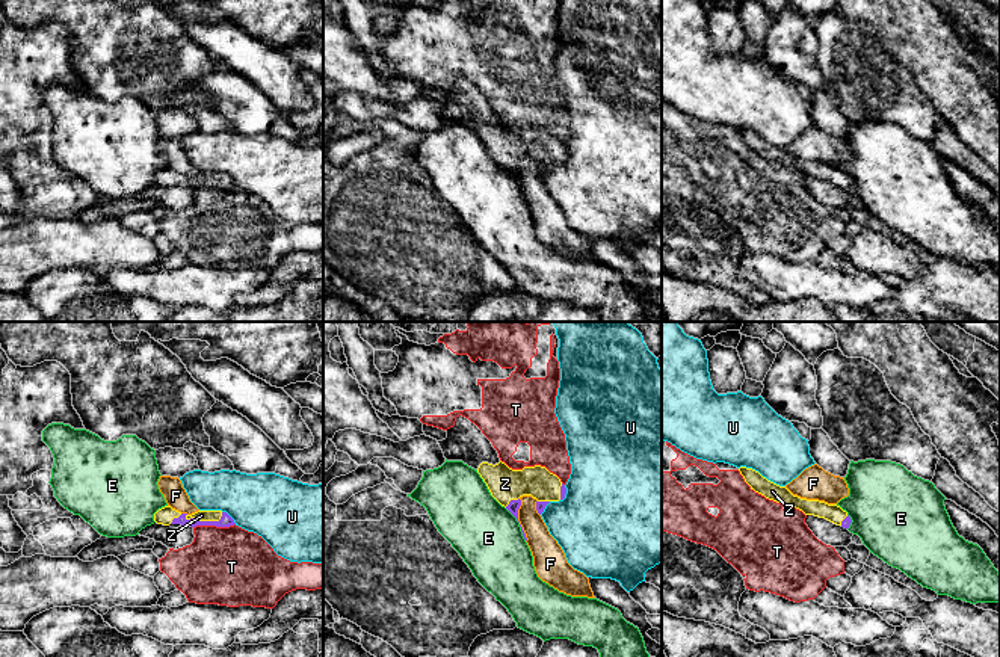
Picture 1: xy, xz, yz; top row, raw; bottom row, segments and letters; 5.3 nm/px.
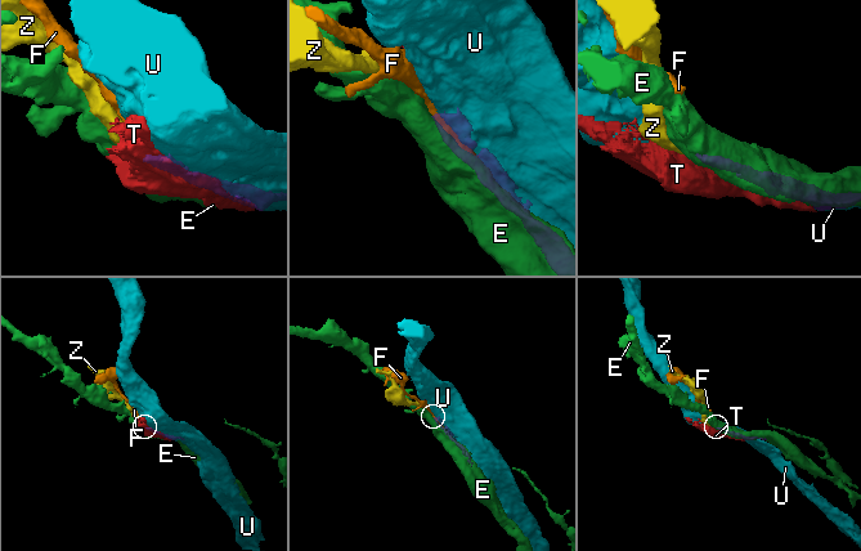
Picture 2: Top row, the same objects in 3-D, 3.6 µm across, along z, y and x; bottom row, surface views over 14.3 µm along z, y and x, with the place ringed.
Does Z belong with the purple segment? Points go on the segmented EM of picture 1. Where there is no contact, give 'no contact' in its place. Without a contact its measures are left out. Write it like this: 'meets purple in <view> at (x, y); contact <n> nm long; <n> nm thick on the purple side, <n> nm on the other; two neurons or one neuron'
meets purple in xy at (204, 521); contact 220 nm long; 70 nm thick on the purple side, 60 nm on the other; one neuron

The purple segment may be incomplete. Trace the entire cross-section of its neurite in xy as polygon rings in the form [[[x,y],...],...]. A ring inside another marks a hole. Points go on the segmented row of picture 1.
[[[165,506],[154,514],[154,521],[157,524],[181,524],[181,526],[216,526],[216,527],[230,527],[234,526],[234,520],[222,510],[198,510],[192,515],[181,514],[171,506]]]

